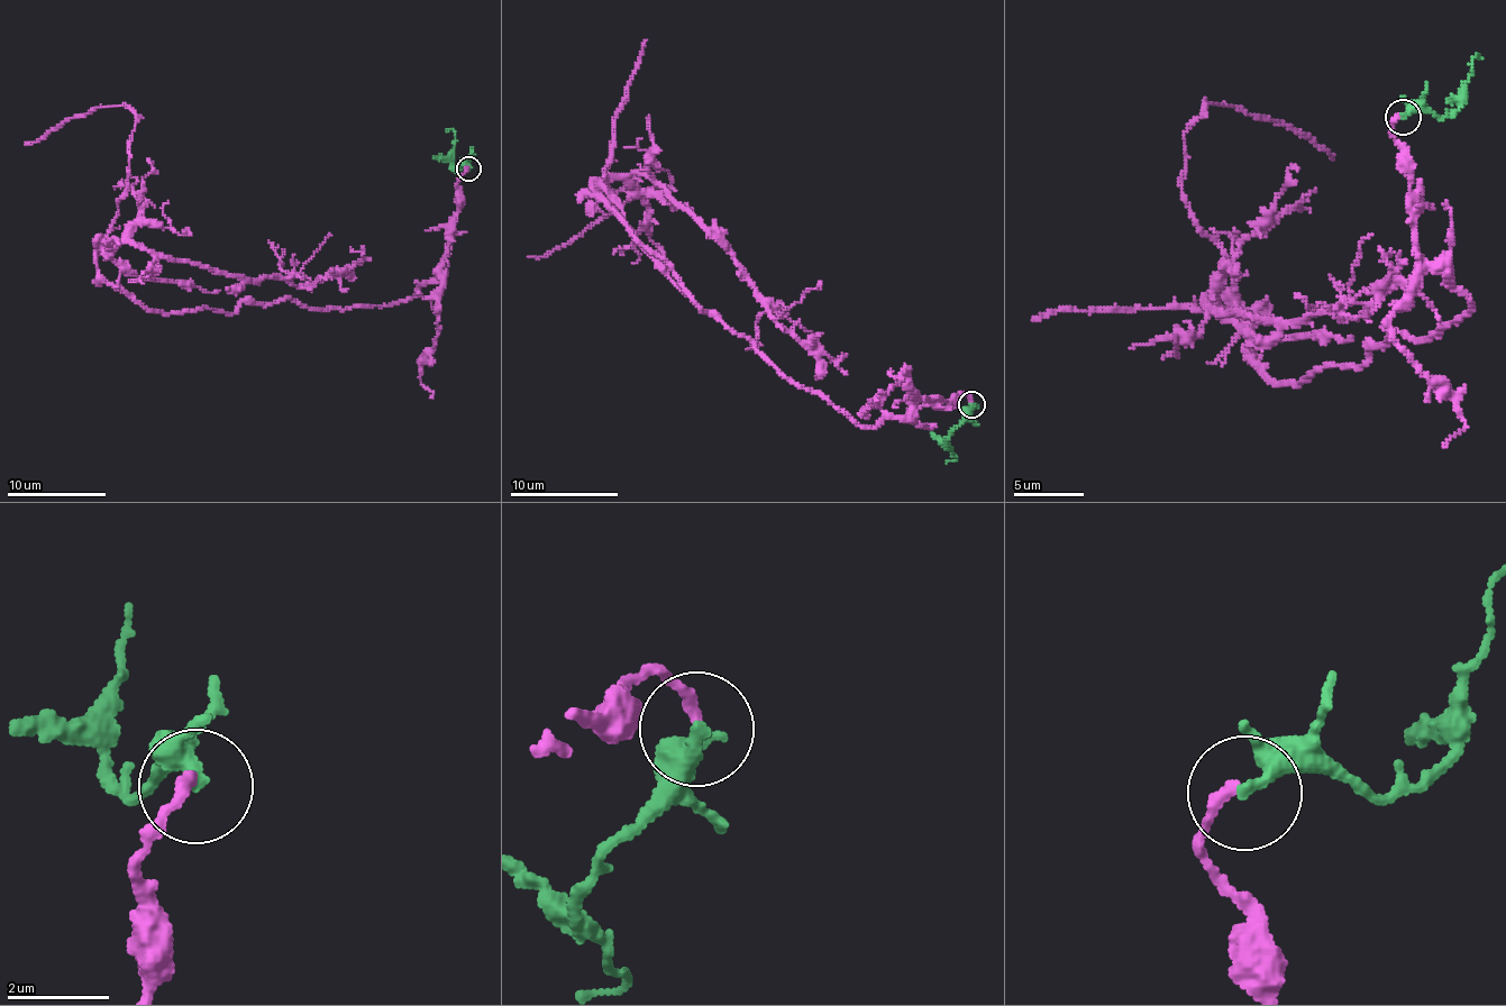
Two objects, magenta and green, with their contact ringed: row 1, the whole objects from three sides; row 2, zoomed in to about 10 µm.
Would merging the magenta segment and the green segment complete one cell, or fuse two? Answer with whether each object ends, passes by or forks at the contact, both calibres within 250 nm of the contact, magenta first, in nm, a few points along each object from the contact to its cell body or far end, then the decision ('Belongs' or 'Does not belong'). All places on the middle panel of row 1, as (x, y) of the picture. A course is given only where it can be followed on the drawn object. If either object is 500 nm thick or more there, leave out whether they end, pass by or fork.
At the ring magenta ends. At the ring green ends. Thickness 240 nm (magenta) against 320 nm. Course of magenta: (971, 403), (922, 399), (856, 426), (584, 191), (654, 177), (831, 359). Course of green: (971, 403), (947, 442), (956, 457), (946, 463). Does not belong

